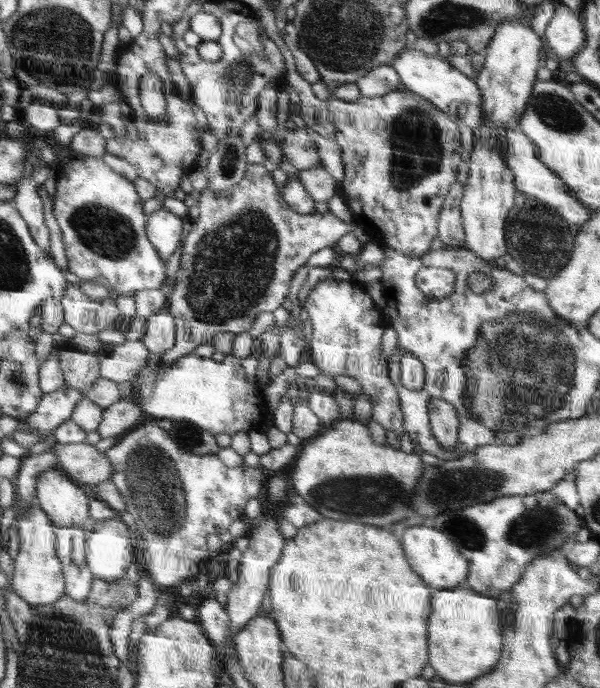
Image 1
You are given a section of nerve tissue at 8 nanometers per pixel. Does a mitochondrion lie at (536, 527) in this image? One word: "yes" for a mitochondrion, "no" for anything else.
yes

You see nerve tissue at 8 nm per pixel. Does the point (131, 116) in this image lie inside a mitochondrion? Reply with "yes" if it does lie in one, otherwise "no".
no

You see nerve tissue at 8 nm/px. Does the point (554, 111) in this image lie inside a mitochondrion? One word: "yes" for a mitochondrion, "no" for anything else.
yes

